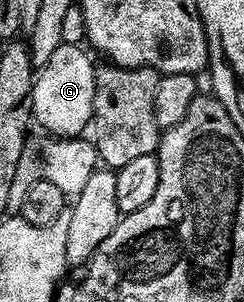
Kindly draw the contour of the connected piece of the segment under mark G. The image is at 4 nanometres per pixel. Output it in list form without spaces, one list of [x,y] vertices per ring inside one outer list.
[[[62,44],[51,54],[49,63],[38,71],[33,83],[32,108],[34,121],[57,138],[75,138],[88,129],[93,116],[94,61],[78,44]]]

